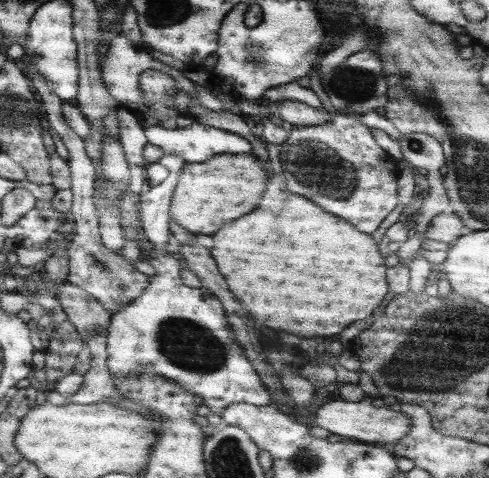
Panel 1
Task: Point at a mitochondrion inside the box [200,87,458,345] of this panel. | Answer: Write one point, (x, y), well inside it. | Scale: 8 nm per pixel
(311, 167)

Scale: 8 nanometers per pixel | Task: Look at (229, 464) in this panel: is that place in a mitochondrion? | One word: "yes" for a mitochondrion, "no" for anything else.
yes

